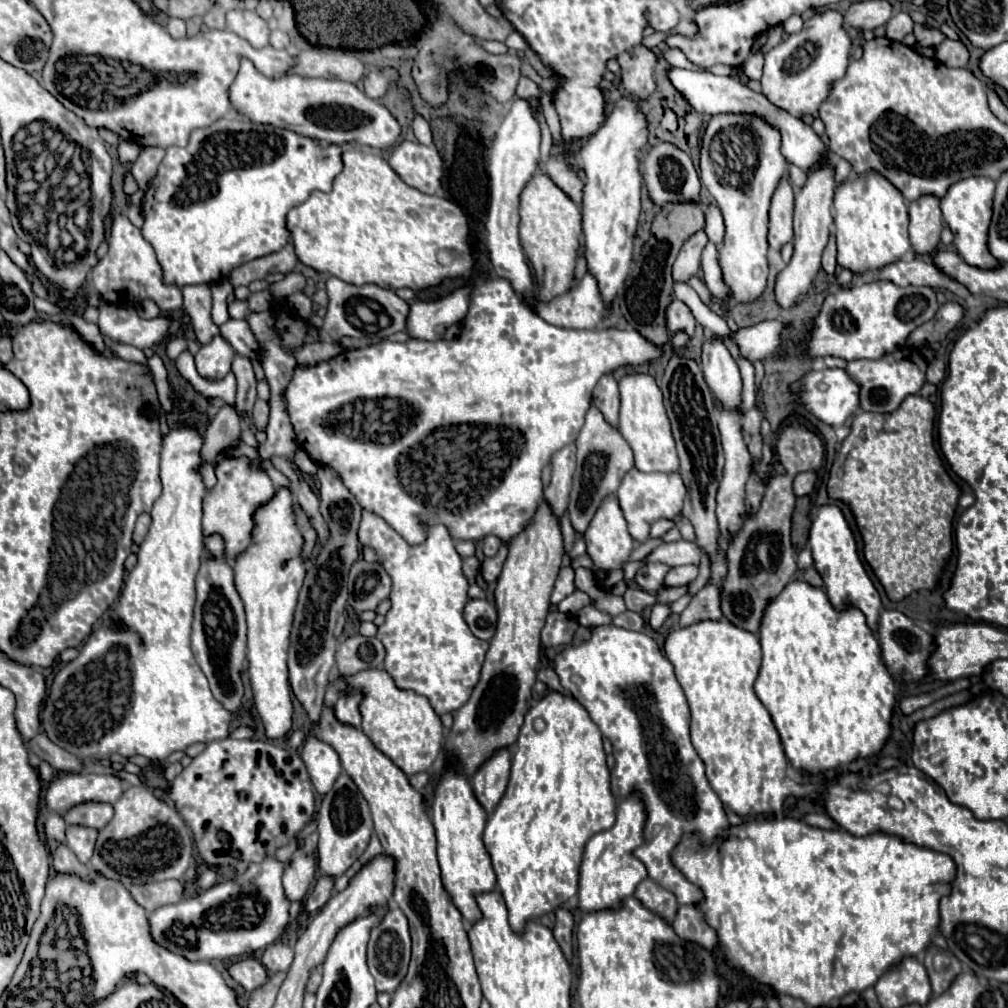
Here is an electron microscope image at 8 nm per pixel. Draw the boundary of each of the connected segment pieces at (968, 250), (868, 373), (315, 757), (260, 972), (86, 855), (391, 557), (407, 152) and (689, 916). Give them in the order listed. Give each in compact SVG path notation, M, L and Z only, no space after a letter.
M983 175L961 179L959 183L953 183L945 197L941 199L941 211L947 227L955 235L955 249L965 259L965 263L981 269L993 269L997 267L997 261L987 251L987 229L991 221L991 203L995 193L995 181L987 179Z
M905 347L883 355L881 359L857 359L847 365L847 373L861 385L861 407L875 413L895 411L905 397L917 395L925 385L927 361L917 349Z
M311 735L311 737L307 737L307 741L303 745L301 757L307 765L313 787L317 789L319 795L325 795L333 787L339 773L343 771L339 755L335 753L335 749L331 745L327 745L321 739Z
M253 957L229 965L227 971L229 971L231 977L233 977L243 989L247 989L247 991L259 989L259 987L263 987L263 985L269 981L267 969L265 969L257 959L253 959Z
M79 825L67 827L67 847L71 847L71 851L77 855L77 859L85 865L91 861L95 839L97 839L95 829L79 827Z
M363 511L361 525L359 525L359 543L363 547L371 547L377 553L379 565L393 579L391 609L385 615L385 623L377 631L377 637L381 639L387 651L383 669L393 677L397 687L411 689L419 695L425 695L439 715L457 711L459 707L463 707L463 703L467 703L475 683L479 681L489 643L477 639L469 631L467 623L463 621L461 613L469 599L467 597L469 581L463 575L463 561L455 549L455 541L451 539L451 533L443 525L431 525L427 529L427 539L423 543L409 545L383 519L379 519L379 515L373 515L371 511Z
M401 141L391 151L389 165L409 187L425 195L435 195L441 189L443 161L435 147Z
M681 905L673 921L673 929L681 939L699 943L703 949L711 951L717 945L715 931L703 921L701 913L693 905Z

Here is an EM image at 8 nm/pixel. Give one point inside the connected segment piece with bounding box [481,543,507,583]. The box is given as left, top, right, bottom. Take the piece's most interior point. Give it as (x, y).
(490, 568)

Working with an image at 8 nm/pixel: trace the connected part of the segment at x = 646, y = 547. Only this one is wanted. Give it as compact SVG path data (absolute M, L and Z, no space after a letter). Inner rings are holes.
M649 538L646 542L639 544L630 554L628 562L639 561L645 558L655 547L661 545L662 539Z

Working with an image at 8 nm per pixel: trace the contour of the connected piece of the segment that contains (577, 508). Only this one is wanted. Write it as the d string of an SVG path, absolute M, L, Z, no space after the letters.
M591 405L585 417L585 425L577 437L577 469L573 475L573 489L569 497L569 515L575 531L583 533L587 529L599 503L607 497L607 493L615 493L619 489L623 475L633 467L633 451L623 439L621 431L617 427L611 427L611 423L603 419L603 413L595 405Z

